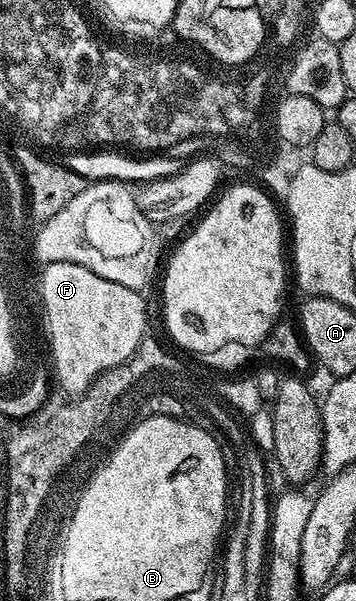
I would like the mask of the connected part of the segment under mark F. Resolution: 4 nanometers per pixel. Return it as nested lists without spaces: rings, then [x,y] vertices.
[[[47,263],[41,268],[40,282],[42,285],[42,304],[46,310],[46,325],[49,335],[49,358],[52,360],[52,375],[64,390],[72,393],[70,395],[83,394],[88,389],[89,384],[93,382],[98,375],[104,374],[108,369],[112,369],[116,365],[123,363],[125,359],[131,359],[134,351],[143,341],[146,331],[146,303],[142,300],[143,296],[137,291],[128,289],[124,285],[116,285],[116,281],[108,281],[104,277],[100,277],[96,273],[92,273],[88,269],[84,269],[75,263]]]

